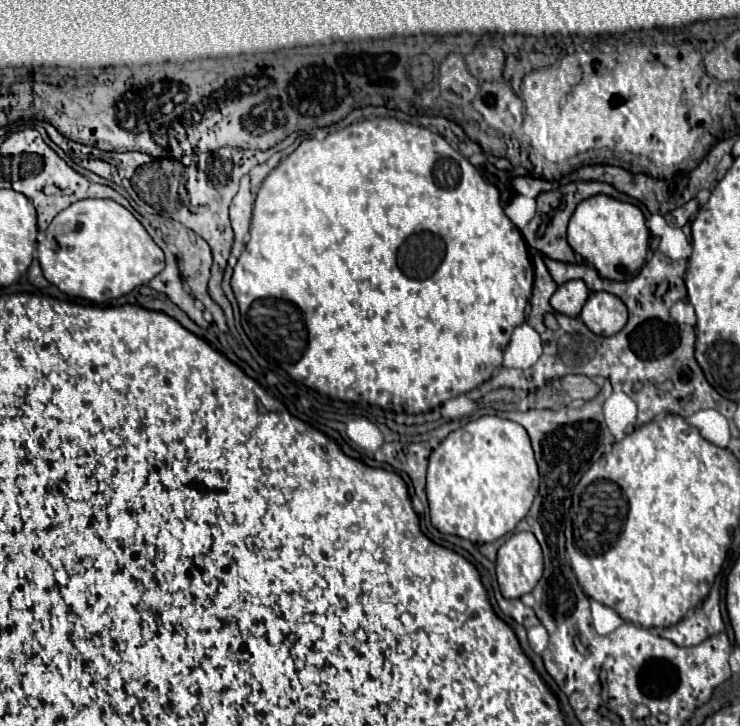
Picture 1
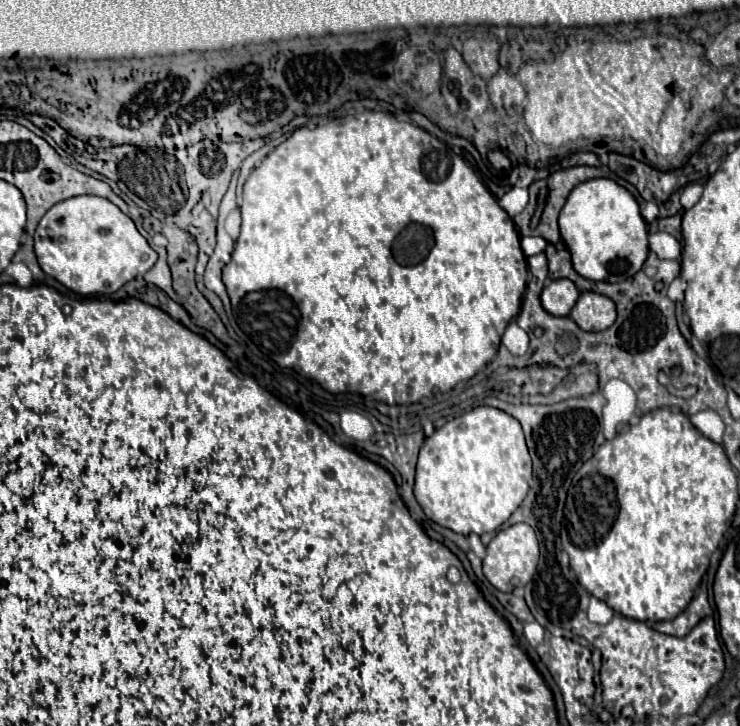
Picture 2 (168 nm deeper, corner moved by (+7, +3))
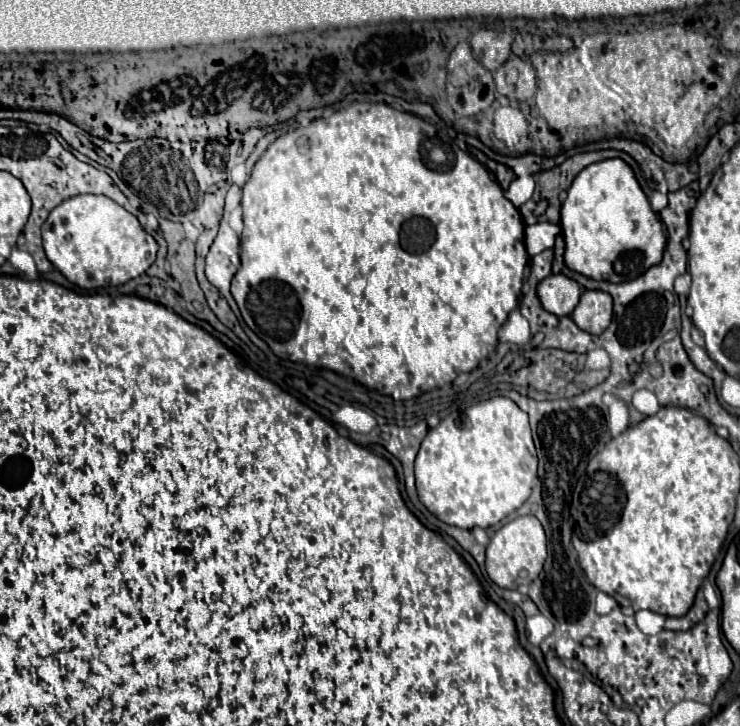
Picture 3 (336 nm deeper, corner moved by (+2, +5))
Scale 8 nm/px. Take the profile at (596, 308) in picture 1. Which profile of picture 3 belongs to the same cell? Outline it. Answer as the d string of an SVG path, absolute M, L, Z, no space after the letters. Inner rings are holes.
M583 291L579 305L571 313L575 325L591 335L601 335L613 317L613 299L605 291Z

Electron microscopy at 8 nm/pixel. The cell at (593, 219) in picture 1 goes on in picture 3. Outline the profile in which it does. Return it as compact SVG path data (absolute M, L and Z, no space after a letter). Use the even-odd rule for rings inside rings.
M619 157L587 165L571 183L561 207L565 265L597 281L623 283L659 265L667 235L633 169Z

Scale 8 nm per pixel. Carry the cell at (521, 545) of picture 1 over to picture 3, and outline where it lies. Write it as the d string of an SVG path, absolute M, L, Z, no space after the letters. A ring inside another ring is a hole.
M533 515L517 517L505 523L487 545L487 561L485 569L489 577L503 589L517 589L519 585L529 585L543 569L543 561L547 557L547 537L543 525Z

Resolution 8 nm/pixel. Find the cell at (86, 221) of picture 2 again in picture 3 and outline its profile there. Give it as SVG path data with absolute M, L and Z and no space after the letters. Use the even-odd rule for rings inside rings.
M75 195L61 205L57 205L47 221L43 223L43 249L47 259L75 285L83 289L97 289L97 287L115 287L123 285L129 279L139 277L145 273L157 255L155 239L143 231L137 217L117 205L113 199L105 195Z

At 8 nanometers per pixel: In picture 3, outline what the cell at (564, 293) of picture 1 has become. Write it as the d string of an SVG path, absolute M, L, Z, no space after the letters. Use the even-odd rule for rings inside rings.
M549 275L537 285L537 295L541 299L541 305L549 313L563 317L563 315L571 315L573 309L577 307L581 289L577 281L565 275Z

